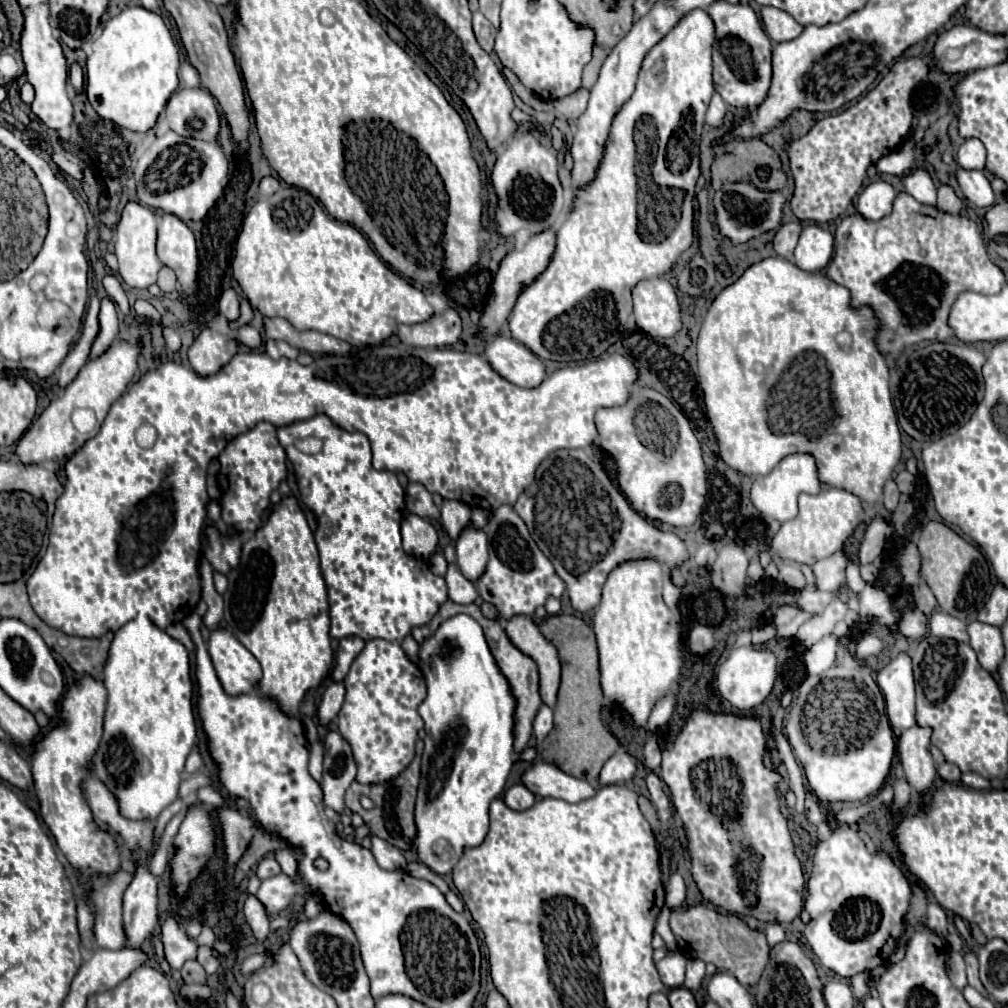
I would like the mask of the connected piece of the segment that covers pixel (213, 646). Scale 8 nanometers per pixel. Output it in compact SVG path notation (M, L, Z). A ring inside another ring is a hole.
M216 628L210 634L208 652L226 694L240 696L258 692L262 678L260 664L228 630Z

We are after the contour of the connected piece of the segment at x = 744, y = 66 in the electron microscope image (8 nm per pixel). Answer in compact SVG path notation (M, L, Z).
M714 2L708 8L708 14L714 20L716 26L716 44L712 50L712 60L714 60L714 88L722 96L722 100L732 106L732 108L756 108L760 106L770 90L770 80L772 80L772 46L768 36L764 34L754 10L746 4L740 2L738 6L730 2Z

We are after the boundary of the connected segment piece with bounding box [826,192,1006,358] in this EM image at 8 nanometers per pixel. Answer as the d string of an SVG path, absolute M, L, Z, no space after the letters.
M898 194L890 216L878 222L866 222L860 214L846 216L834 234L834 256L826 268L826 278L850 290L852 308L870 306L878 320L876 348L886 358L896 358L904 348L922 340L948 340L952 328L948 326L948 312L958 294L970 290L980 294L998 294L1006 284L1002 270L988 258L982 232L976 222L946 214L938 208L916 202L910 194Z

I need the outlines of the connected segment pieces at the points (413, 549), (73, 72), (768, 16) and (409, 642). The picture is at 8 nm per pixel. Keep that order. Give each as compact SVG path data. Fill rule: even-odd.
M406 514L400 522L402 546L414 558L430 558L438 544L438 534L430 522L416 514Z
M72 62L70 64L70 70L68 70L68 78L70 78L70 86L74 92L82 92L82 84L84 84L84 74L82 74L82 68L78 62Z
M774 6L762 8L762 22L764 22L766 34L774 42L794 40L802 32L802 26L798 22L794 22L794 18L790 18L790 14L786 14L784 10L774 8Z
M406 636L406 638L404 638L404 642L402 642L402 650L412 658L412 662L418 664L418 650L420 650L420 646L418 646L418 642L414 642L412 636Z

